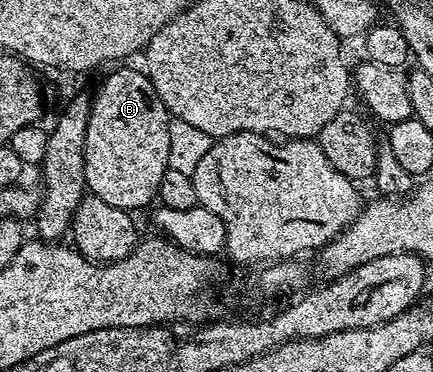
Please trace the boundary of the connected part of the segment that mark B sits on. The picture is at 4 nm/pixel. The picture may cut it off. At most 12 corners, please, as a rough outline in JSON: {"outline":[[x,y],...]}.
{"outline":[[143,70],[91,96],[84,182],[114,209],[153,206],[172,119]]}

